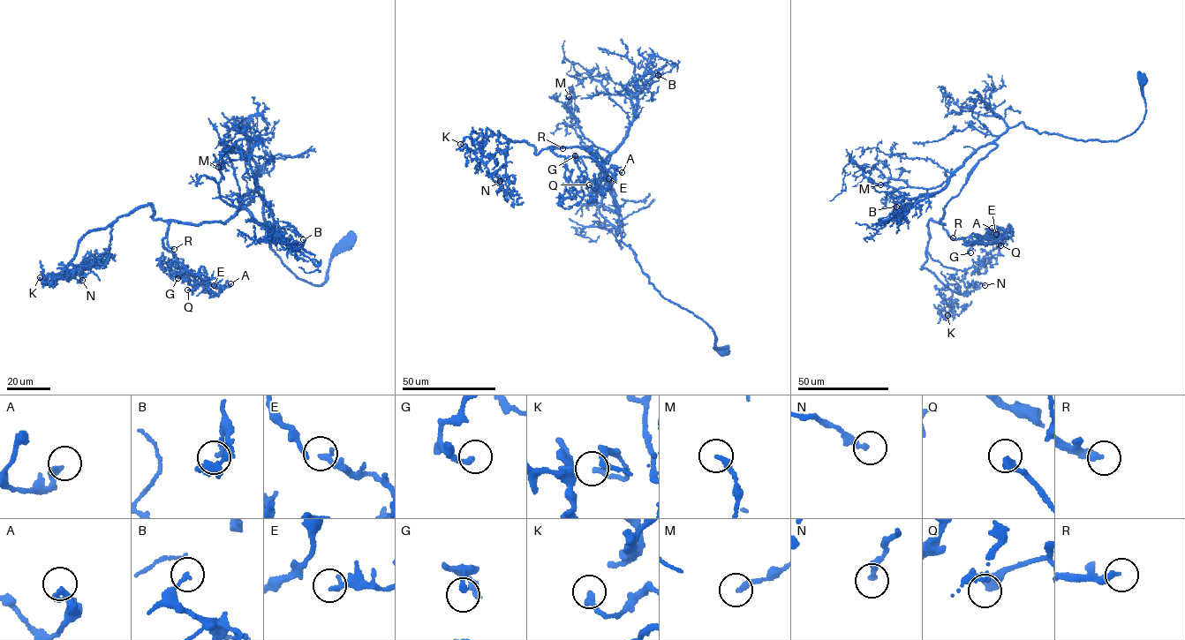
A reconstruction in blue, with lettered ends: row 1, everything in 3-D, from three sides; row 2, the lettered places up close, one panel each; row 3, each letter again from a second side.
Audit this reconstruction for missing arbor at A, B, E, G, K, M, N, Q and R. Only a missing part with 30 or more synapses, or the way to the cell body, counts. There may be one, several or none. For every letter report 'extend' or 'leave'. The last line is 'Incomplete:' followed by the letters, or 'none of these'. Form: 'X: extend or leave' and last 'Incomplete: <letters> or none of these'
A: leave
B: leave
E: leave
G: leave
K: leave
M: leave
N: leave
Q: leave
R: extend
Incomplete: R

